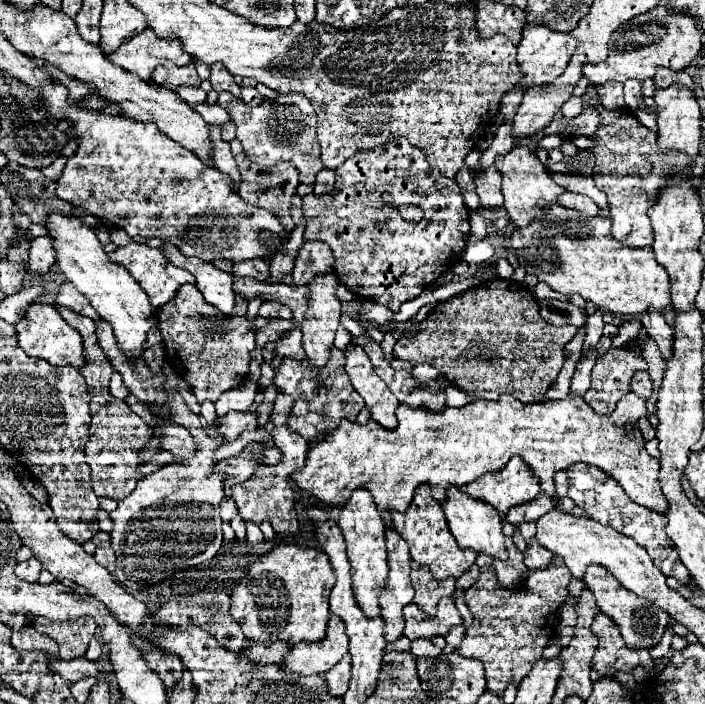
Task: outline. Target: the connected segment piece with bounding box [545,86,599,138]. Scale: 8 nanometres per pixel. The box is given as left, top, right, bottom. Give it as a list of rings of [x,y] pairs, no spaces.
[[[589,86],[589,90],[583,94],[583,114],[573,118],[573,120],[553,120],[547,128],[545,128],[545,134],[563,134],[567,138],[575,138],[575,136],[593,136],[595,128],[599,126],[599,114],[589,106],[589,100],[597,96],[595,88]]]

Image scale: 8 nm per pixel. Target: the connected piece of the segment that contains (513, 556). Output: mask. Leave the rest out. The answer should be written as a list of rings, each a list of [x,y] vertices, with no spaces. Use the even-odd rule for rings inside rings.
[[[505,536],[505,548],[507,548],[507,560],[493,560],[493,568],[497,570],[499,584],[507,588],[519,588],[527,576],[527,566],[523,564],[523,552],[513,544],[511,536]]]

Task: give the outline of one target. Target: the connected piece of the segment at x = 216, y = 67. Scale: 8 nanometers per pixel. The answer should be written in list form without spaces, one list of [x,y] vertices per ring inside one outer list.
[[[213,64],[211,66],[211,84],[213,84],[213,90],[215,92],[231,92],[235,98],[241,98],[241,88],[237,86],[237,82],[233,80],[233,76],[223,68],[223,64]]]

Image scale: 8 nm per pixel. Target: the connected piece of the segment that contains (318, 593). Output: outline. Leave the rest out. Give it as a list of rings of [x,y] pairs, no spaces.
[[[281,544],[275,550],[259,556],[257,562],[253,564],[253,568],[249,570],[249,574],[233,588],[229,612],[239,622],[239,626],[245,632],[245,638],[249,638],[249,640],[255,640],[255,642],[283,640],[287,644],[297,644],[301,640],[319,642],[325,638],[327,622],[331,618],[329,592],[331,592],[333,584],[335,584],[335,574],[333,574],[329,556],[325,552],[313,550],[313,548],[299,548],[295,544]]]

